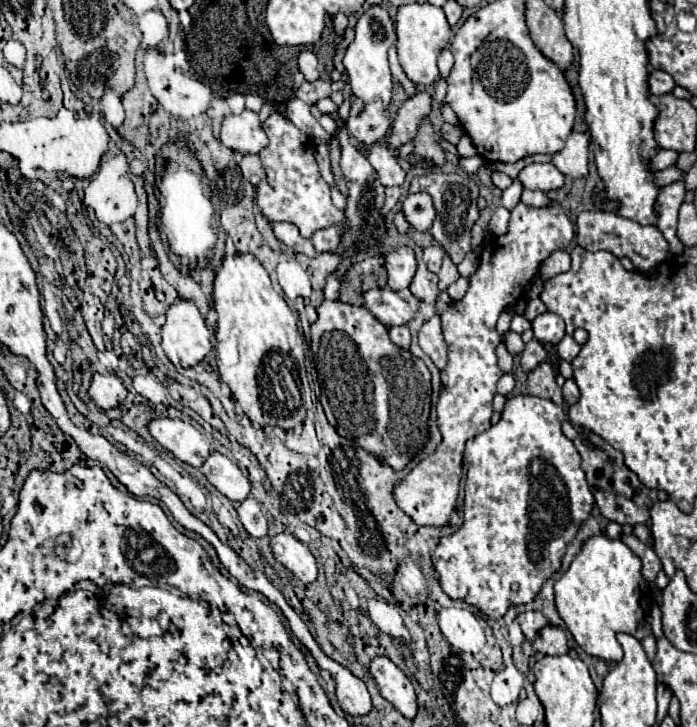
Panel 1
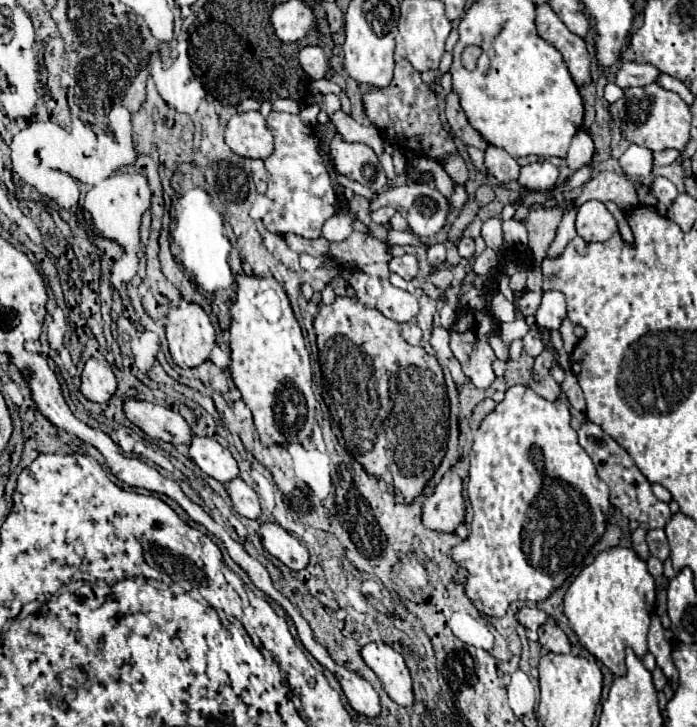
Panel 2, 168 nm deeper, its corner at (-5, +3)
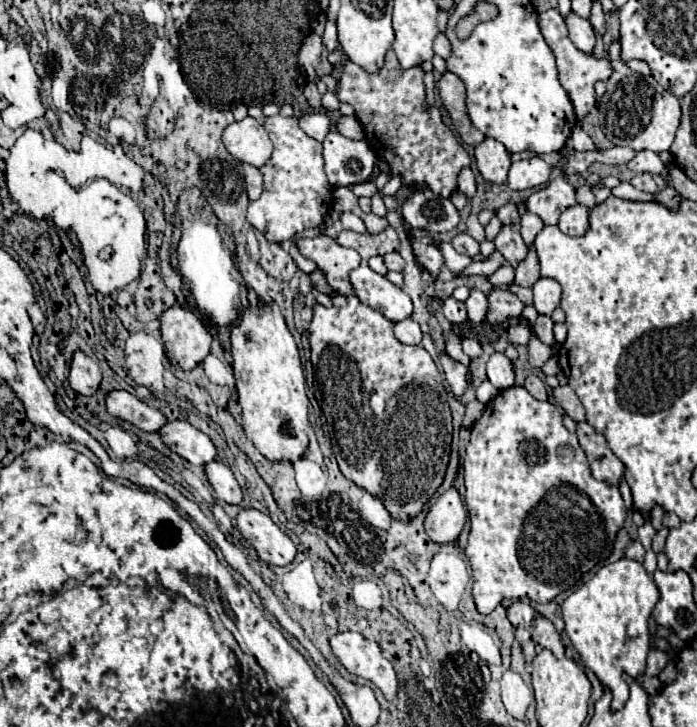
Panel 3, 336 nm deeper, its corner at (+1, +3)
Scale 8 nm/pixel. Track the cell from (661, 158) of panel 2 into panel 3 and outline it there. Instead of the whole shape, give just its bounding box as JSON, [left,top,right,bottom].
[598,147,636,165]

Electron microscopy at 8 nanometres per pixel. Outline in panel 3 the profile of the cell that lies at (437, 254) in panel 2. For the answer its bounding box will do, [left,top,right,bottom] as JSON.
[416,247,444,277]

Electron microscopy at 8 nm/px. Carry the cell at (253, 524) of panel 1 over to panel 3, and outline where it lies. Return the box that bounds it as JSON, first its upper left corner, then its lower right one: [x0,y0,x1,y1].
[204,461,244,505]

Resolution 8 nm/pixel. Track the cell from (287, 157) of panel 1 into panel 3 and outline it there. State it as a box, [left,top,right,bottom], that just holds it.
[248,113,332,243]

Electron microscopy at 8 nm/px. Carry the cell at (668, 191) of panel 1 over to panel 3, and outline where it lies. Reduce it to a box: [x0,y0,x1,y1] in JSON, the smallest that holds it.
[630,173,658,193]

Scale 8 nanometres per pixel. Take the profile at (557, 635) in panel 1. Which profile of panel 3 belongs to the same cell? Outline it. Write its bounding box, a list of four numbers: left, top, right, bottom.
[530,615,564,659]

